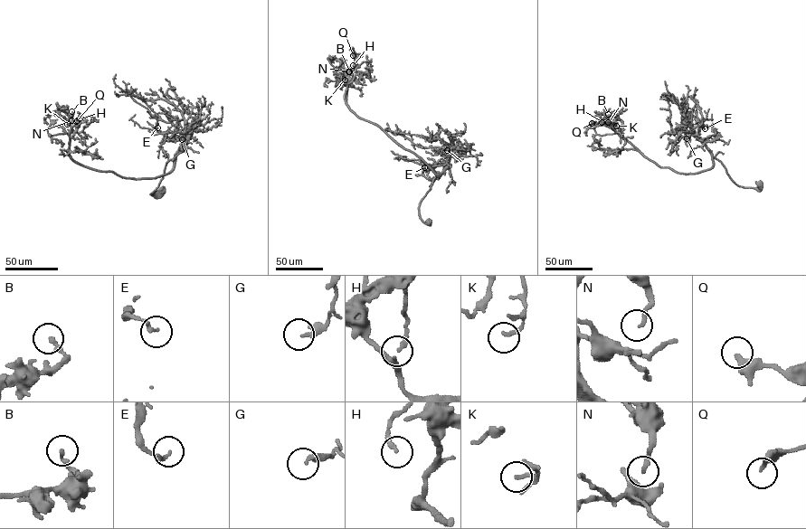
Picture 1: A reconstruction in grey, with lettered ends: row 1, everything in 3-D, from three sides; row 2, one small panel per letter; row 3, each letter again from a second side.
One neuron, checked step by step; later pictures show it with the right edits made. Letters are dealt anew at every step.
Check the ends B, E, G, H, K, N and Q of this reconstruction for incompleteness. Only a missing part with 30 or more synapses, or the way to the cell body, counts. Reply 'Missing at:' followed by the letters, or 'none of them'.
Missing at: none of them

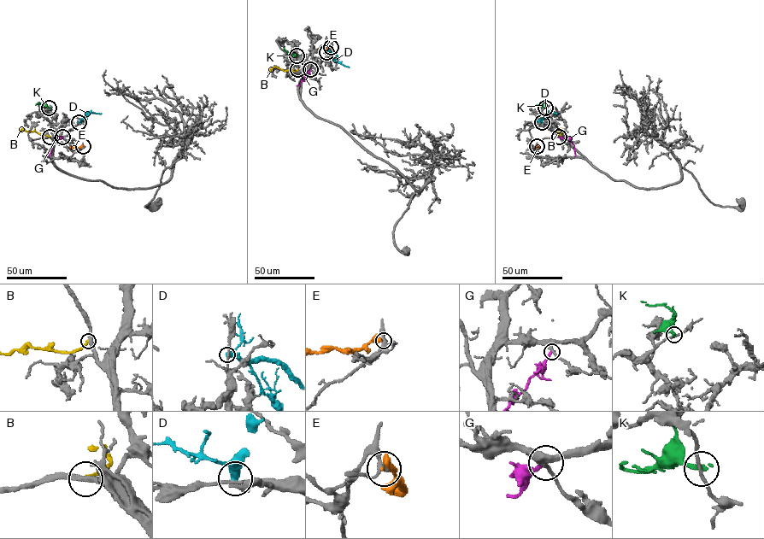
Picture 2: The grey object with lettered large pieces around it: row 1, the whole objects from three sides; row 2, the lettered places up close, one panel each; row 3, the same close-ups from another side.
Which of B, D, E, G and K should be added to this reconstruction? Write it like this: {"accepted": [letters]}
{"accepted": []}

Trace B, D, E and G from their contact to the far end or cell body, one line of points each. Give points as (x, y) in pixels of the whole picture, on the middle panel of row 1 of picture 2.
B: (297, 69), (284, 71), (273, 67), (268, 72)
D: (326, 52), (336, 61), (349, 67)
E: (331, 47), (317, 49)
G: (310, 69), (296, 85)

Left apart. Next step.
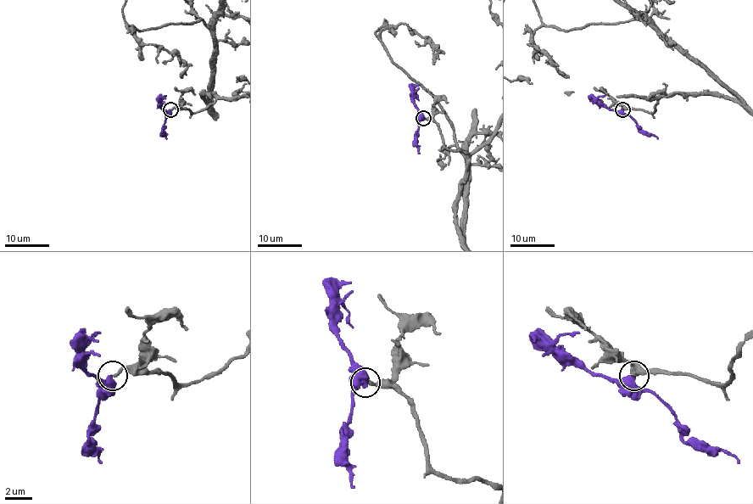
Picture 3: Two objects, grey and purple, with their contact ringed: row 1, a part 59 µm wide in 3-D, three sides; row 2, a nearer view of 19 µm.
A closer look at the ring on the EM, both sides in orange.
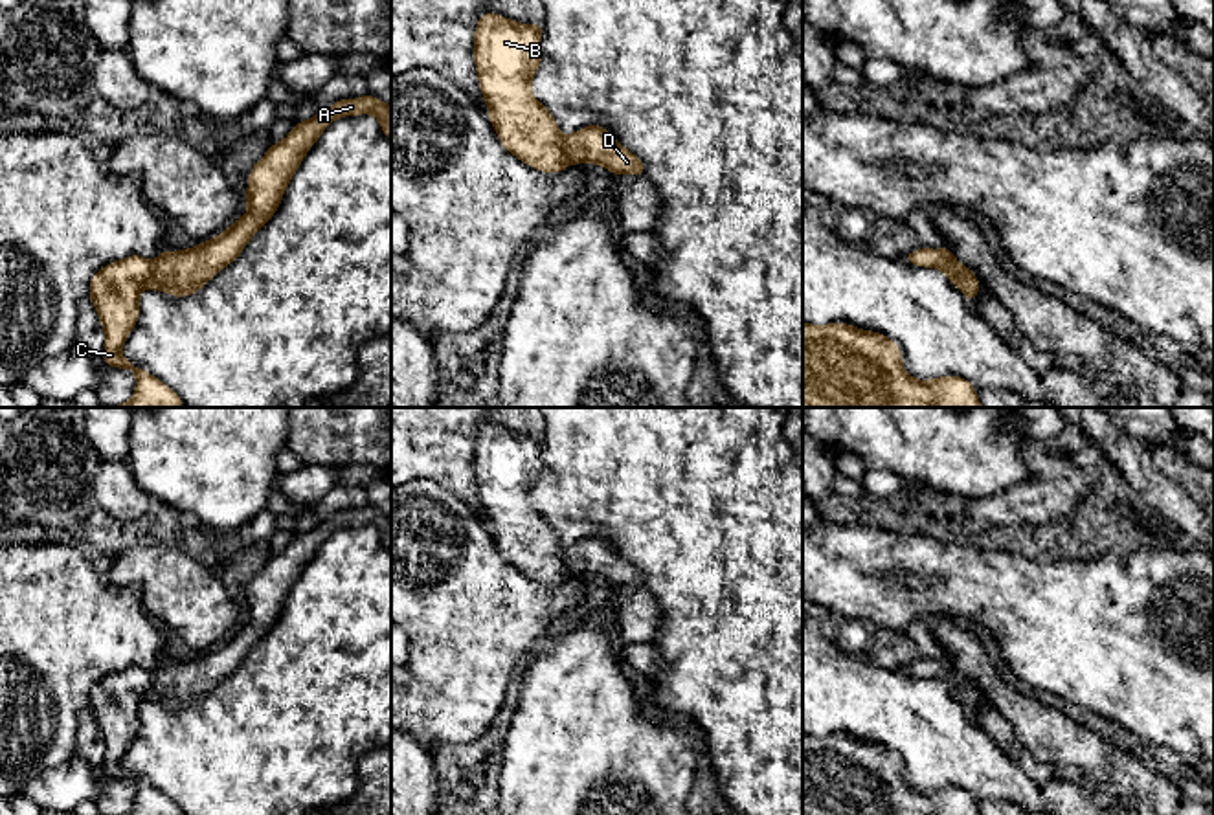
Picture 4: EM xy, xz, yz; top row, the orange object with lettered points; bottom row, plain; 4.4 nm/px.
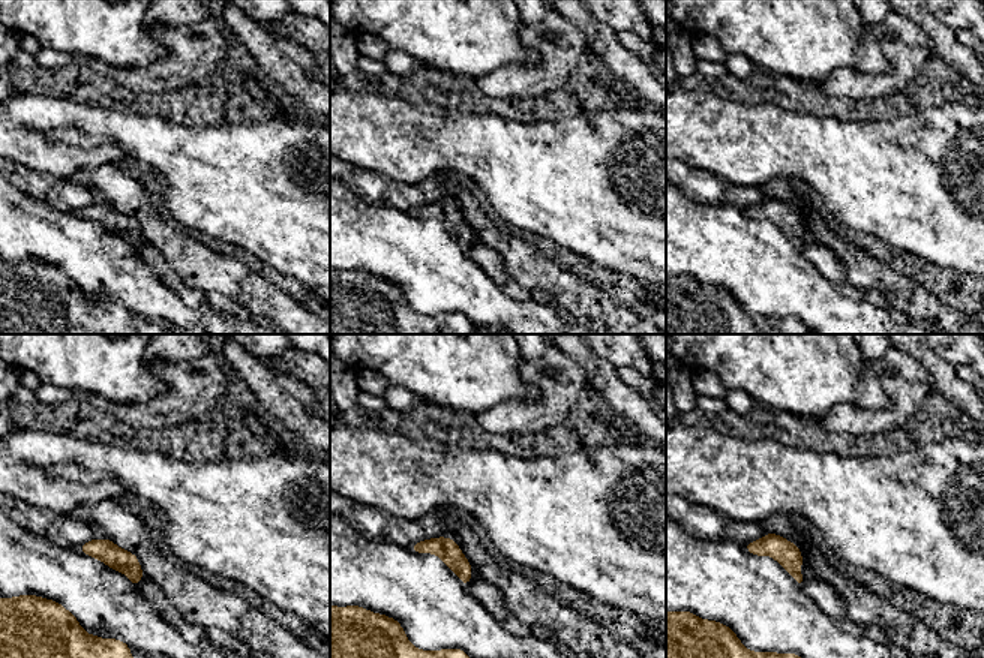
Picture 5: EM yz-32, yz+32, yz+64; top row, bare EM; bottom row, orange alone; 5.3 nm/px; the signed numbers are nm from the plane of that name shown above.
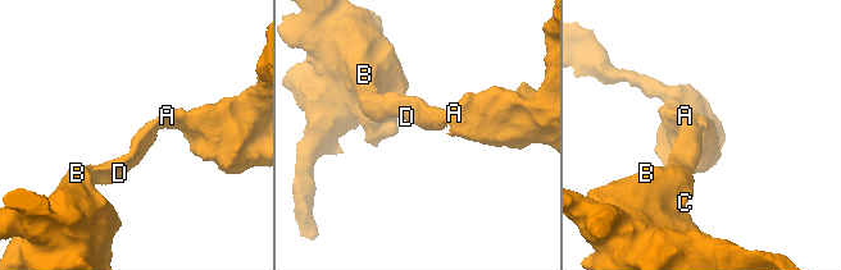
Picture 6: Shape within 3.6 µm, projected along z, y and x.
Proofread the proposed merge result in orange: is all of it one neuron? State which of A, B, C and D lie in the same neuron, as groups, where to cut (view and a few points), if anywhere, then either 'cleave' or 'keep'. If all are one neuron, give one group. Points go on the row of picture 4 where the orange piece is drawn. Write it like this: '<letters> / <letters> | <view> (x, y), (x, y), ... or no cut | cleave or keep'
A B C D | no cut | keep

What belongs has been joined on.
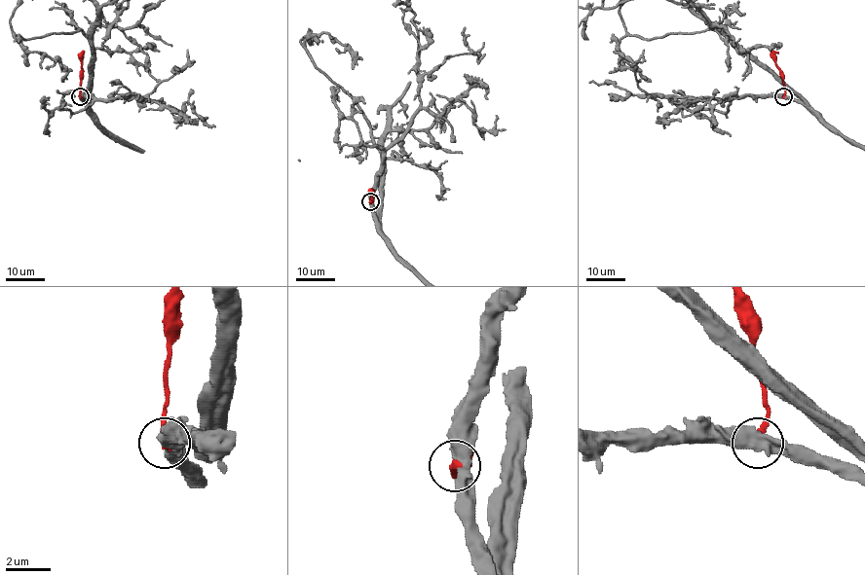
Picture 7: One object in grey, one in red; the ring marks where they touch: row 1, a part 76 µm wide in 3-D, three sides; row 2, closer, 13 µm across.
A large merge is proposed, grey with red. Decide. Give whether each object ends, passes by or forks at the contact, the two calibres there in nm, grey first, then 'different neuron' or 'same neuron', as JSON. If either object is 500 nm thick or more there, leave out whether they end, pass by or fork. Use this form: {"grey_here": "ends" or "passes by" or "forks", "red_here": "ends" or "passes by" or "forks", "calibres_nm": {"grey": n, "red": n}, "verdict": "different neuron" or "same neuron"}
{"calibres_nm": {"grey": 600, "red": 280}, "verdict": "different neuron"}

